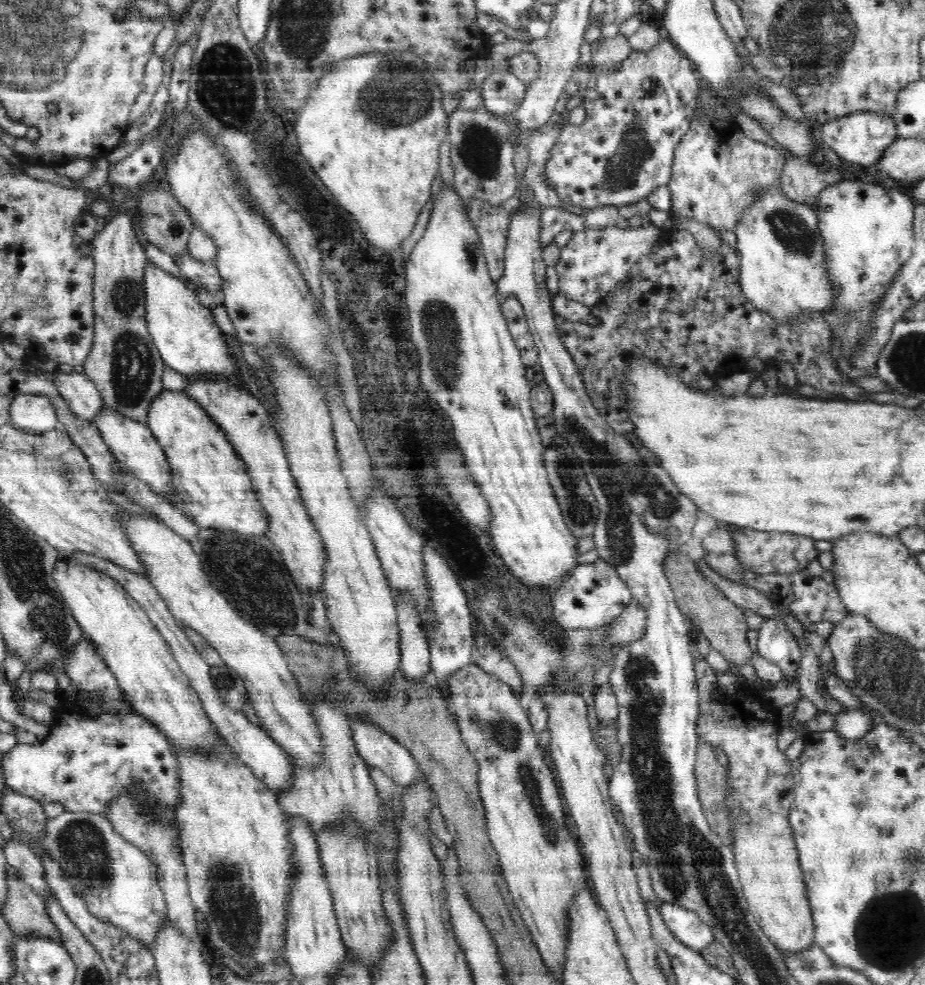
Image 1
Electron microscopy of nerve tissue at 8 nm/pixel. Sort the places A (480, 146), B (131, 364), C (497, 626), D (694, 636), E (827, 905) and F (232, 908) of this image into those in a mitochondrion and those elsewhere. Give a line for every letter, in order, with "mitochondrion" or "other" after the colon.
A: mitochondrion
B: mitochondrion
C: mitochondrion
D: other
E: other
F: mitochondrion

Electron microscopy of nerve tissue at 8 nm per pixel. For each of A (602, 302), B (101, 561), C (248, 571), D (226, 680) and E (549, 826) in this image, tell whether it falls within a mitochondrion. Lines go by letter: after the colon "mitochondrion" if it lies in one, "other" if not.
A: other
B: other
C: mitochondrion
D: mitochondrion
E: mitochondrion

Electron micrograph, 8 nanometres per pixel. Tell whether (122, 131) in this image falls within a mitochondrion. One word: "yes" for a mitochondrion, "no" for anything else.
no

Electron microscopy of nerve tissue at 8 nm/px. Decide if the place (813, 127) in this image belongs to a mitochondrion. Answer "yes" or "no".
no

